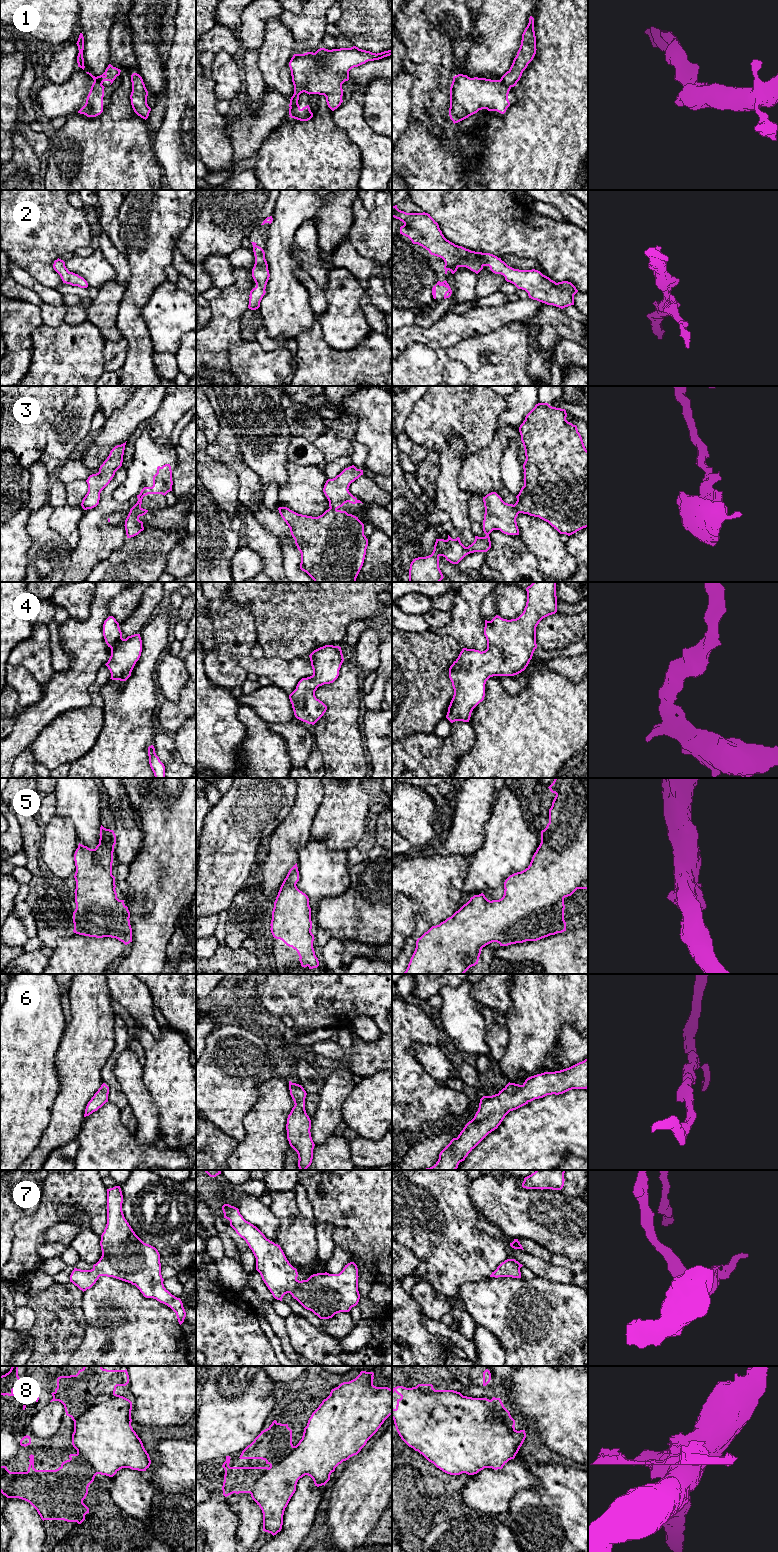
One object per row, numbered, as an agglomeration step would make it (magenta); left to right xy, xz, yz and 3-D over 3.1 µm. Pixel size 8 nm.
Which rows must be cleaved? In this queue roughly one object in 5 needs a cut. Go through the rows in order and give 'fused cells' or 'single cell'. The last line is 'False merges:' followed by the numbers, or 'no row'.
1: fused cells
2: single cell
3: single cell
4: single cell
5: single cell
6: single cell
7: single cell
8: single cell
False merges: 1

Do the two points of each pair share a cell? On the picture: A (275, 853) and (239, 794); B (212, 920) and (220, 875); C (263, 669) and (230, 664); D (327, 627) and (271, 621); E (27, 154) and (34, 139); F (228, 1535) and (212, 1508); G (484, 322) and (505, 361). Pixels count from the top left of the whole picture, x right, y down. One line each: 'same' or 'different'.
A: different
B: different
C: different
D: same
E: different
F: same
G: different

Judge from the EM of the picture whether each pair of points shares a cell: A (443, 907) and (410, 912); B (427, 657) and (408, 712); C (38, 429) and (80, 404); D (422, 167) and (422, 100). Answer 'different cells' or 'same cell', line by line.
A: different cells
B: same cell
C: different cells
D: different cells

